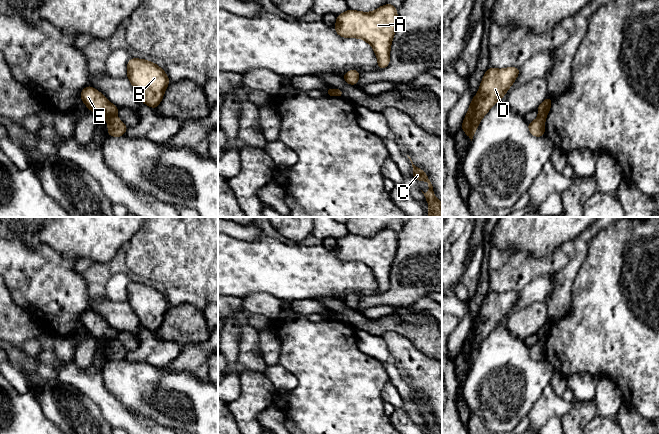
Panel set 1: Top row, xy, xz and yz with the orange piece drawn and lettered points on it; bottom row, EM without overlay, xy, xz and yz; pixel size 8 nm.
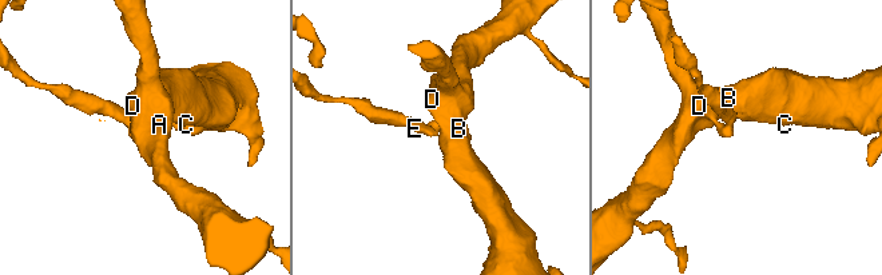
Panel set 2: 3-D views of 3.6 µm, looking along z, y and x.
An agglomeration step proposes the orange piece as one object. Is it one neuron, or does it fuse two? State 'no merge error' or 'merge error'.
merge error

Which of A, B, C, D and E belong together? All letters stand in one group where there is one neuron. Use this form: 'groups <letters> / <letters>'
groups A B C D / E

